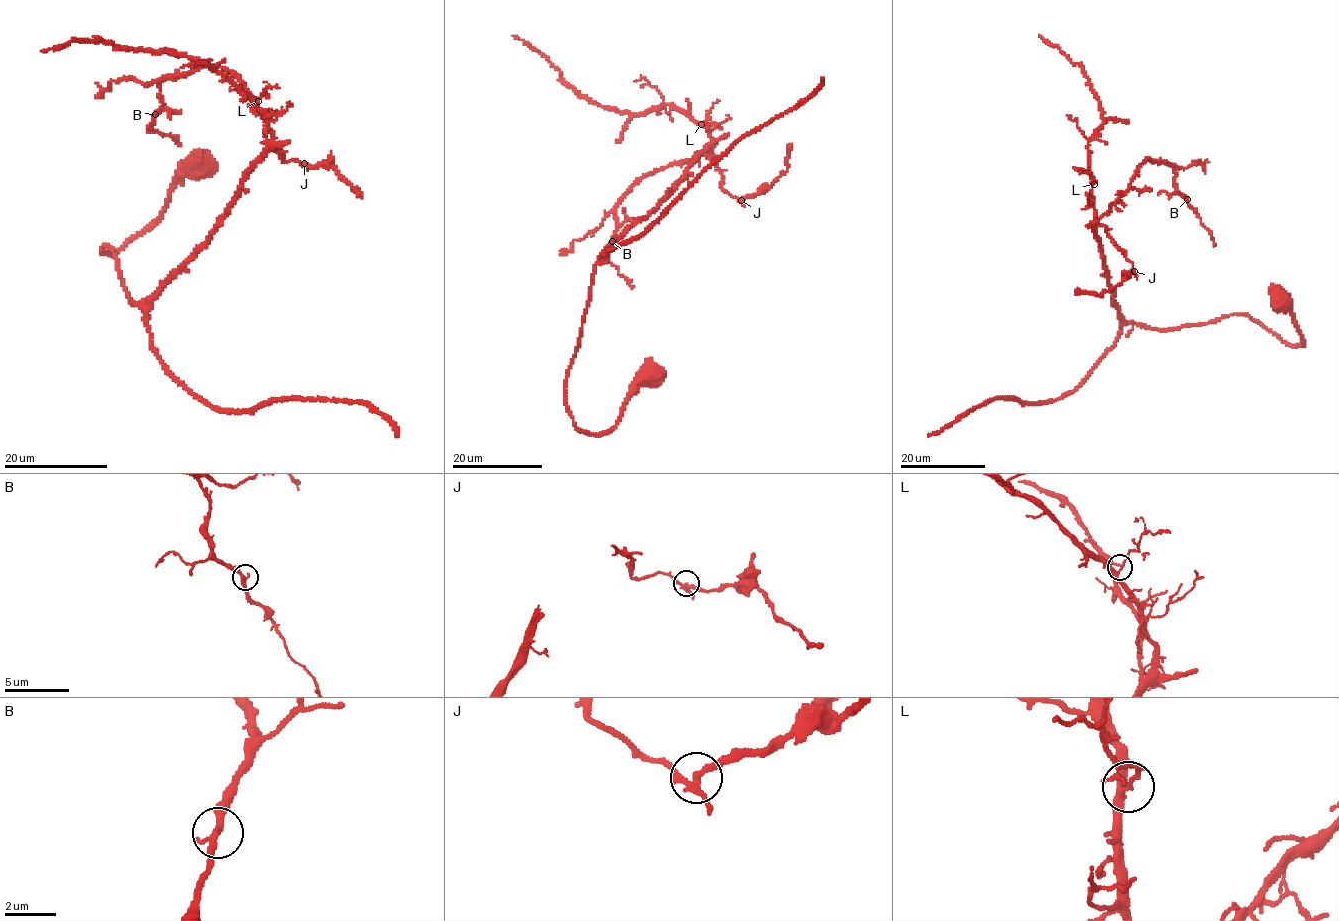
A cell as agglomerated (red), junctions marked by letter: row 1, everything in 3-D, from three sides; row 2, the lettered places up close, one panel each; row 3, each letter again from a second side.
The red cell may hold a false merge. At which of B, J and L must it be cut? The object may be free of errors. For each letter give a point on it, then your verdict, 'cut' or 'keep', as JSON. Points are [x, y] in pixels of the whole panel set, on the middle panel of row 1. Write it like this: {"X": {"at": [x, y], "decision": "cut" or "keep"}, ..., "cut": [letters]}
{"B": {"at": [612, 241], "decision": "keep"}, "J": {"at": [741, 200], "decision": "keep"}, "L": {"at": [701, 124], "decision": "keep"}, "cut": []}

